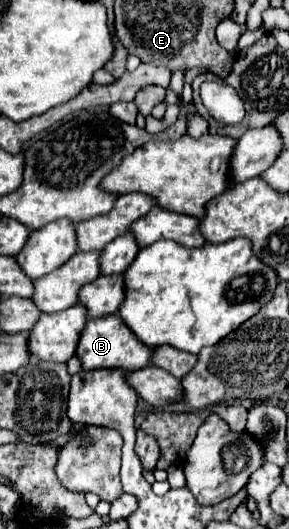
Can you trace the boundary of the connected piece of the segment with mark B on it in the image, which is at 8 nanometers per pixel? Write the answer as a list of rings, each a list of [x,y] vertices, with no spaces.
[[[110,314],[104,318],[88,320],[86,330],[80,336],[76,356],[82,360],[84,370],[94,370],[94,368],[122,368],[122,370],[138,370],[144,368],[152,362],[154,348],[144,346],[142,342],[136,342],[136,336],[128,326],[124,326],[124,320],[118,314]]]

